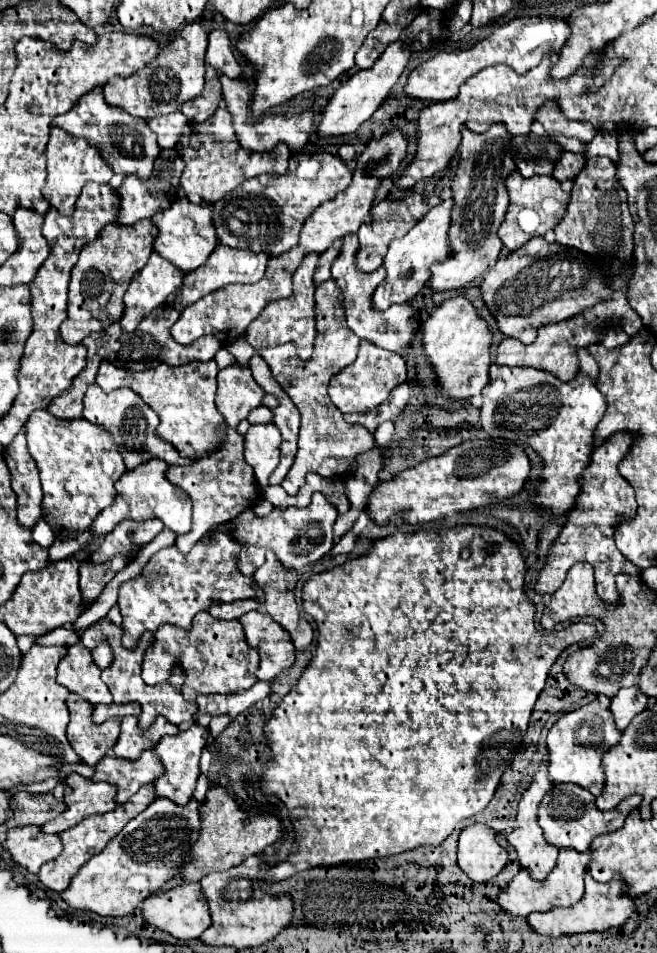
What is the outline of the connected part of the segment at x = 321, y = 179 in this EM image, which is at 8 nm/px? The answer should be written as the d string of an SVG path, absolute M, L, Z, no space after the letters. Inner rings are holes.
M295 153L285 175L259 175L213 203L213 227L219 243L239 249L265 251L277 257L297 245L305 219L323 201L335 199L351 183L351 169L331 153Z

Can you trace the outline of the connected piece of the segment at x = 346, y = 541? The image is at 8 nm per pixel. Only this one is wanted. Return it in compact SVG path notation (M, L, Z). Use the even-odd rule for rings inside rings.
M345 533L345 535L333 545L333 549L327 553L327 557L337 557L337 555L341 555L341 553L351 553L353 547L355 547L355 541L357 541L357 537L355 537L353 533Z

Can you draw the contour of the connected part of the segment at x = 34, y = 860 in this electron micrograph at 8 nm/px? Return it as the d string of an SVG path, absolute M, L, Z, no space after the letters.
M39 827L9 829L3 847L11 853L11 859L29 873L37 873L43 863L53 861L63 851L61 839L43 833Z

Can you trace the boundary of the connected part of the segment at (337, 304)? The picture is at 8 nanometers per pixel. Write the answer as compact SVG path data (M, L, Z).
M333 279L325 281L315 291L315 329L317 329L317 337L313 345L313 357L309 361L301 361L299 357L295 357L295 345L291 343L259 351L259 355L269 365L275 381L283 387L283 391L291 397L291 401L301 413L299 451L291 471L281 483L281 487L289 495L297 495L309 471L319 473L321 477L345 475L349 467L353 467L353 459L357 459L361 451L369 451L369 447L375 447L373 435L361 425L347 423L343 419L343 413L337 411L337 407L333 407L327 395L327 385L331 377L337 375L337 371L345 369L349 363L353 363L359 351L359 337L349 329L345 321L341 291L339 287L335 287Z

